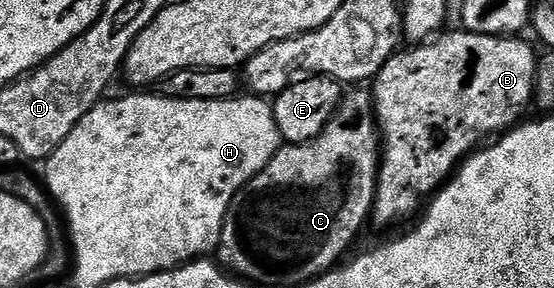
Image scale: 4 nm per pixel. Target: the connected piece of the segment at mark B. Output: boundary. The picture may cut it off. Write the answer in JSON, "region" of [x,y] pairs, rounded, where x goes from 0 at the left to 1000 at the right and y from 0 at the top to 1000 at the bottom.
{"region":[[[823,97],[816,118],[807,115],[735,167],[742,174],[722,170],[708,188],[673,274],[688,545],[668,767],[684,785],[713,785],[733,757],[747,760],[765,705],[829,587],[838,552],[881,486],[924,448],[946,406],[942,396],[966,337],[969,184],[955,149],[942,146],[942,128],[847,118],[834,97]]]}

